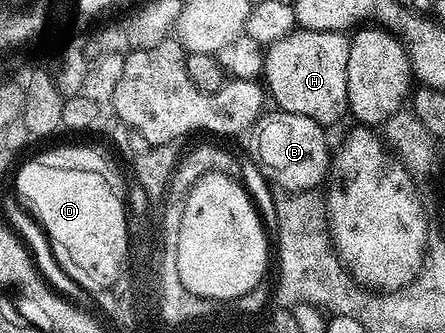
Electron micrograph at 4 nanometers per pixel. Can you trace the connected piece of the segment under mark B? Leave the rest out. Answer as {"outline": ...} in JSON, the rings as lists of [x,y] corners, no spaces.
{"outline":[[[279,110],[265,111],[250,129],[253,152],[251,155],[256,164],[263,169],[267,179],[277,187],[319,189],[325,183],[330,167],[330,149],[325,129],[325,125],[314,122],[314,118],[306,118],[306,114]]]}

